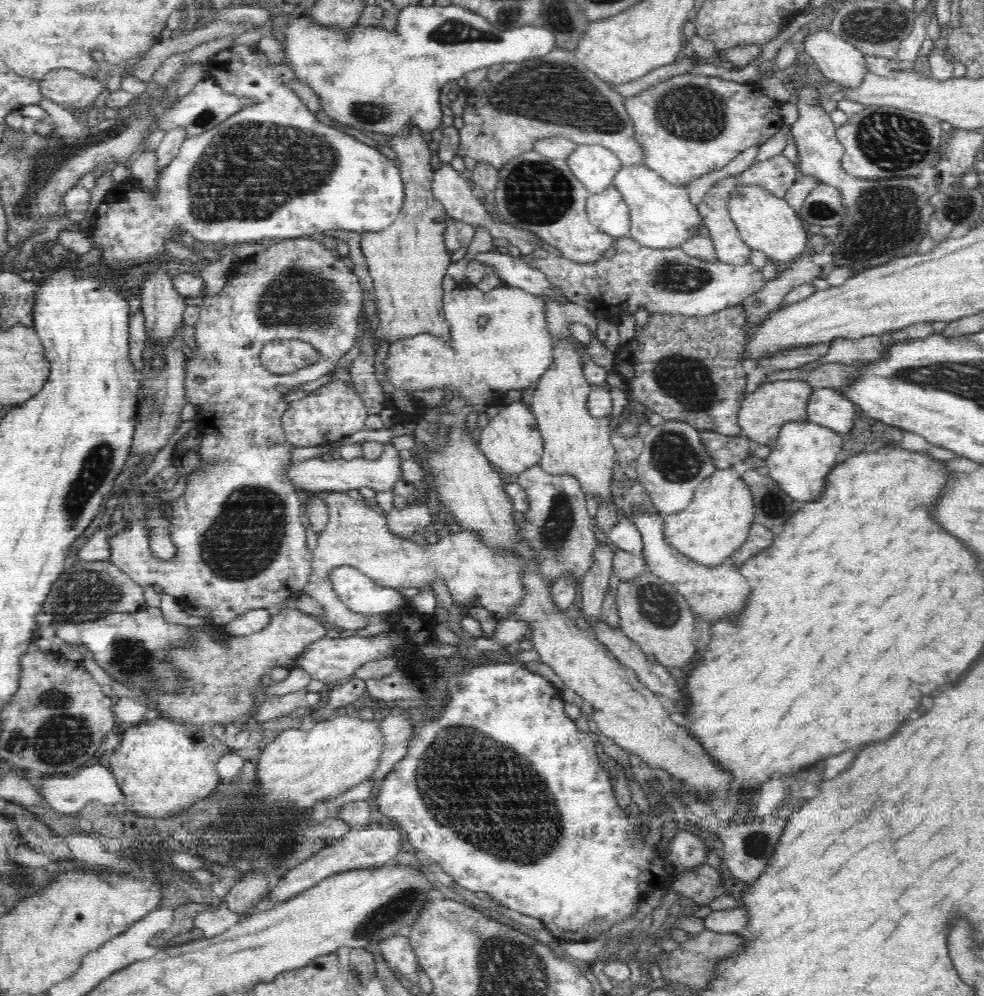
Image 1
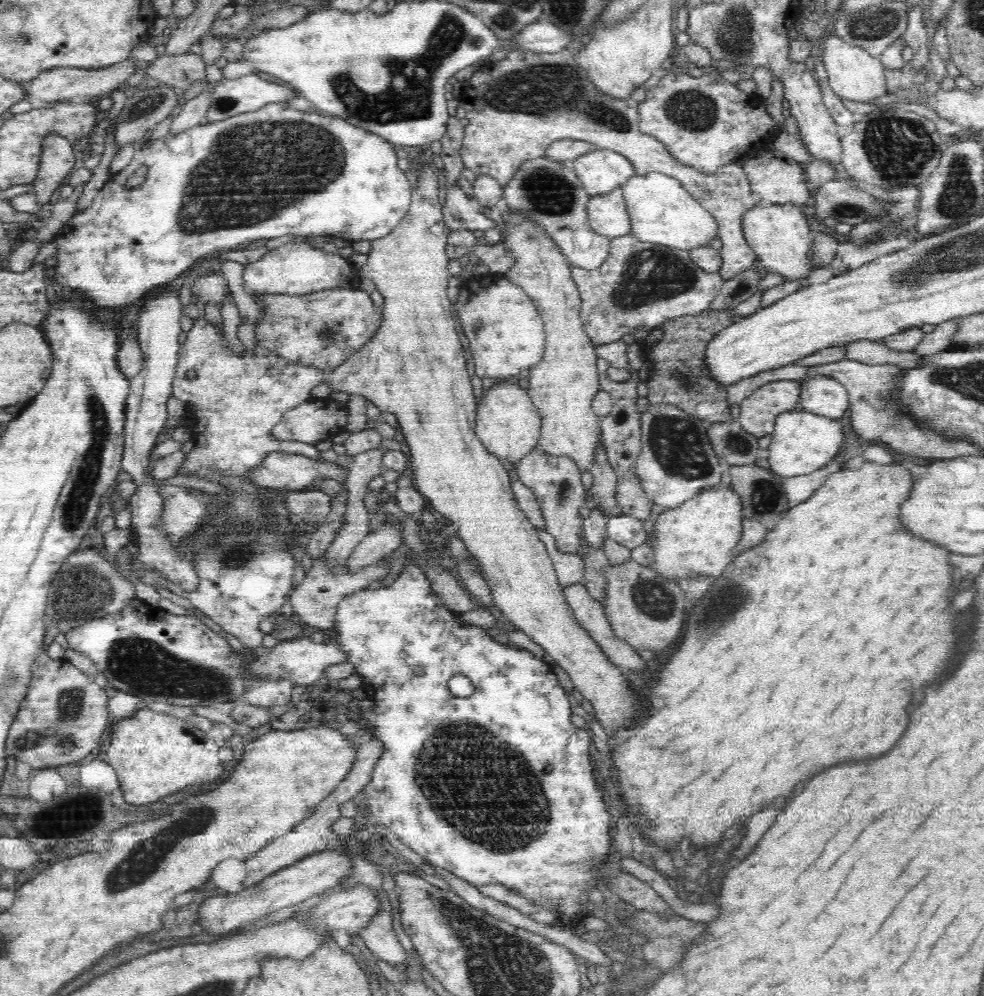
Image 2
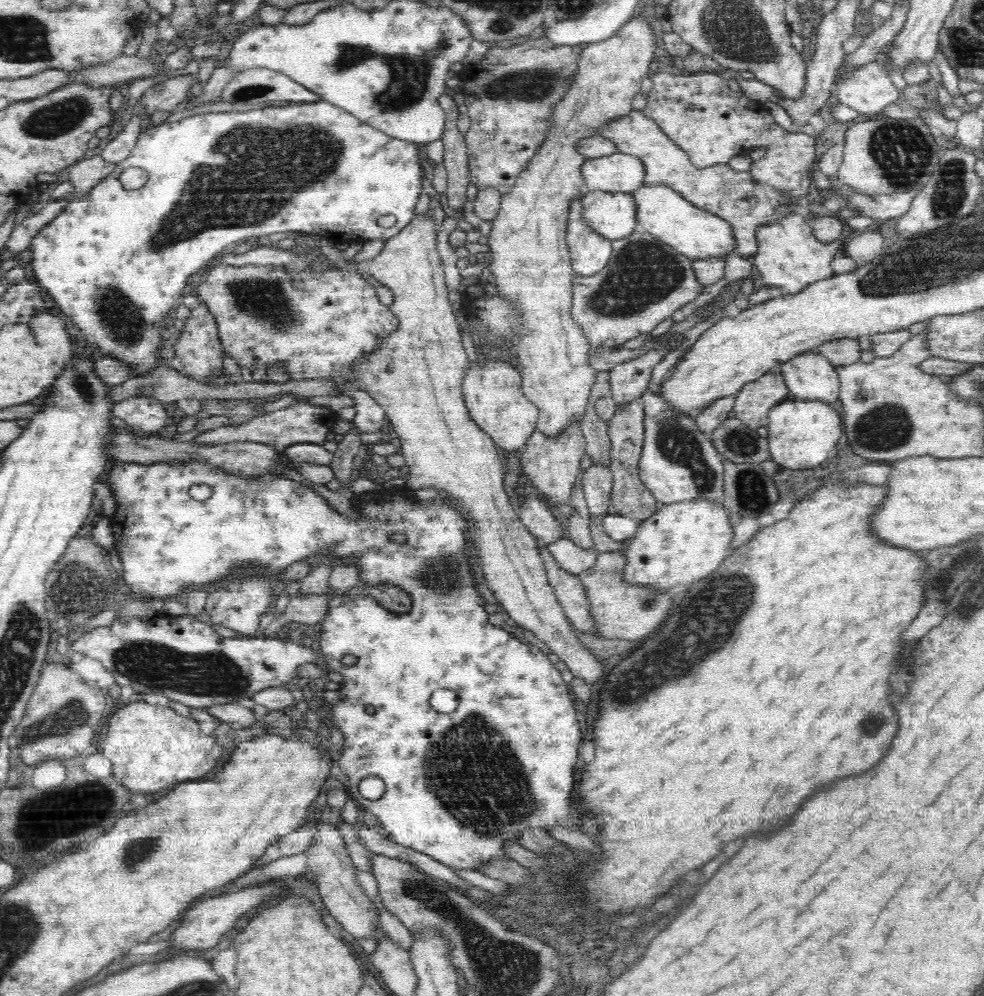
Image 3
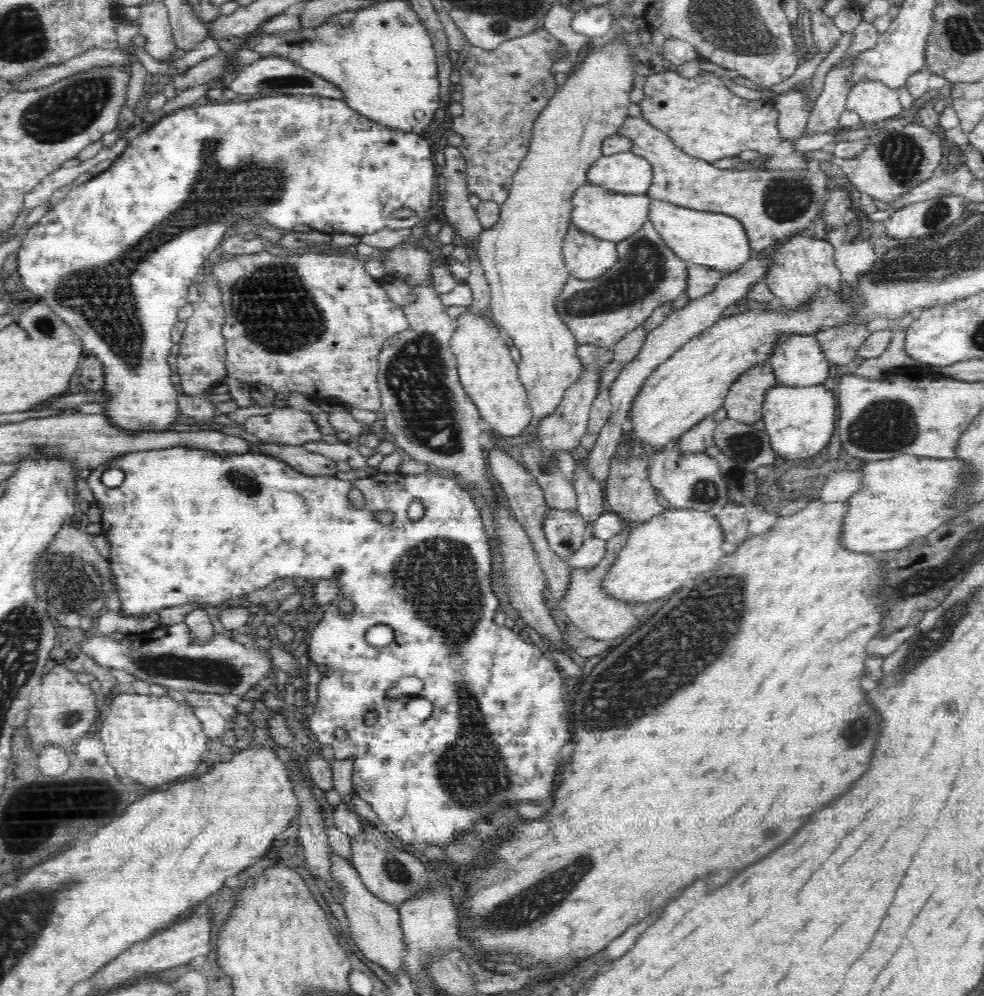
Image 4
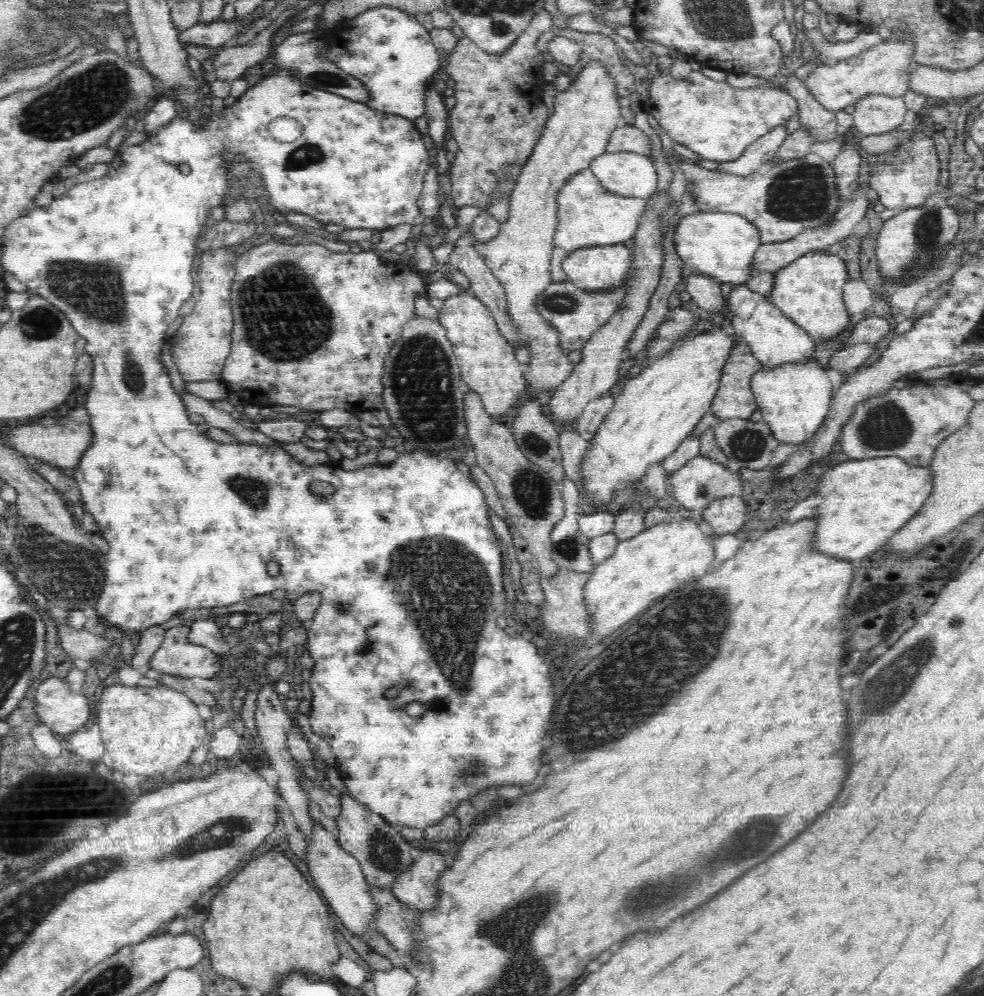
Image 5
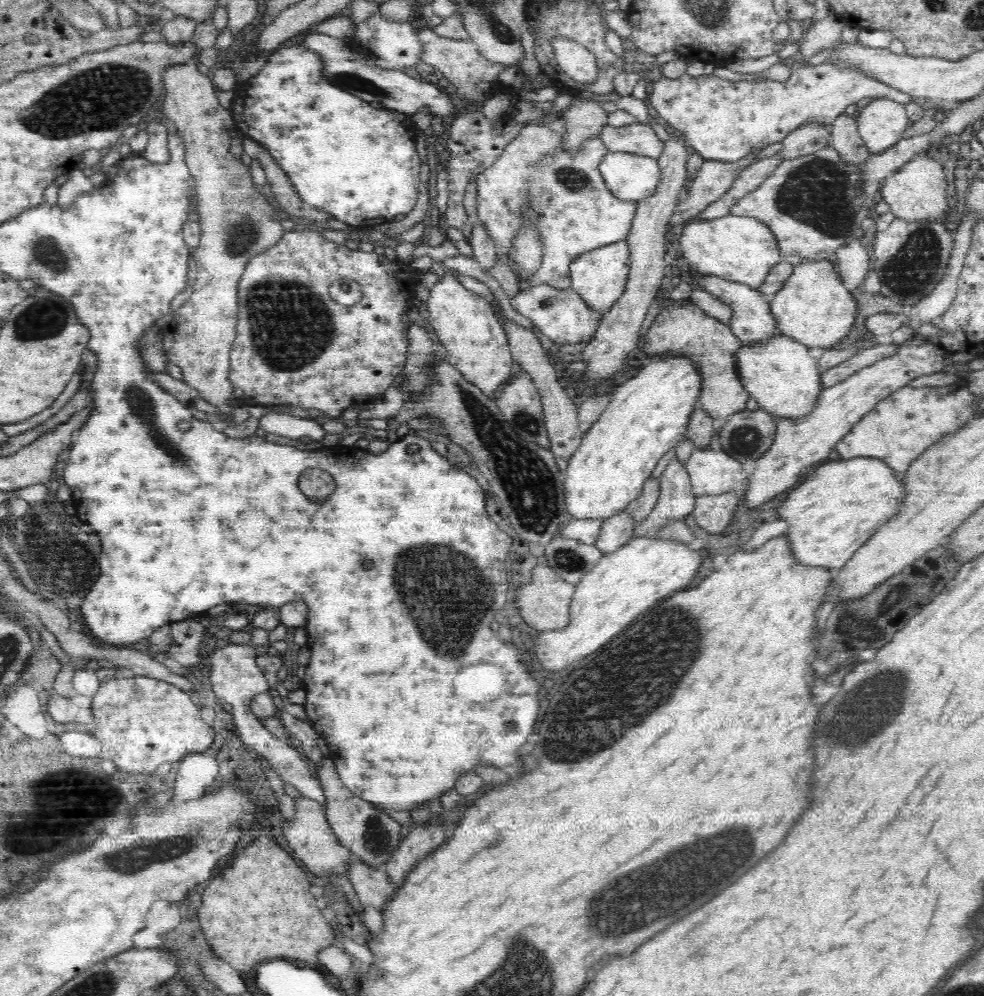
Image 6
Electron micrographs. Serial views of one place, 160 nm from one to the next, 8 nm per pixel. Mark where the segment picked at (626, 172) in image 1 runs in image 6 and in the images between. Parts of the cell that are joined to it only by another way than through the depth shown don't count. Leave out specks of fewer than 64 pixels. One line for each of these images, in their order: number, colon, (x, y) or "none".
2: (661, 211)
3: (696, 233)
4: (715, 240)
5: (723, 245)
6: (741, 249)

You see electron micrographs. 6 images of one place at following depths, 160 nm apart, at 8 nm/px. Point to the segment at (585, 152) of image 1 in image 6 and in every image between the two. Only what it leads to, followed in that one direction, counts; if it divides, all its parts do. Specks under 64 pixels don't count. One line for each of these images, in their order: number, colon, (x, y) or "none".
2: (600, 172)
3: (619, 172)
4: (625, 173)
5: (626, 174)
6: (630, 177)

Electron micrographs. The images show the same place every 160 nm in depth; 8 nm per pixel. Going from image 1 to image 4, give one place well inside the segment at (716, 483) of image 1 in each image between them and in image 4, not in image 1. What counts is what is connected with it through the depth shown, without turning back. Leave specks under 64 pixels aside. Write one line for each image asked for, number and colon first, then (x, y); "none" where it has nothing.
2: (696, 538)
3: (683, 542)
4: (661, 554)

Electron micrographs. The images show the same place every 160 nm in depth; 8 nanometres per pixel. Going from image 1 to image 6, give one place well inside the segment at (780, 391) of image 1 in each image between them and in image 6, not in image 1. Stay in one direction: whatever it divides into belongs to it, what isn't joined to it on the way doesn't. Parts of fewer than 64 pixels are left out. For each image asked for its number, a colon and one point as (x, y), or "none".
2: (758, 412)
3: (752, 404)
4: (743, 403)
5: (734, 399)
6: (687, 330)

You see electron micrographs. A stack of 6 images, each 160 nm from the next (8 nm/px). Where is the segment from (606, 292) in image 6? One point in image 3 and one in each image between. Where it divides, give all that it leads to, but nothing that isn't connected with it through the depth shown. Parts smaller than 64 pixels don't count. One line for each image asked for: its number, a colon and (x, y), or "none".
3: (589, 252)
4: (586, 257)
5: (600, 269)

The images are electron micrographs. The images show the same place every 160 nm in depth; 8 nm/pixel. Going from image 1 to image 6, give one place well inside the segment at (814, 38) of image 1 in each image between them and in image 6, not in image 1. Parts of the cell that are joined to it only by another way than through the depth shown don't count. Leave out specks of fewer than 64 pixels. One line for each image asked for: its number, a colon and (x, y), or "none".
2: (853, 73)
3: (868, 89)
4: (873, 101)
5: (874, 115)
6: (882, 123)

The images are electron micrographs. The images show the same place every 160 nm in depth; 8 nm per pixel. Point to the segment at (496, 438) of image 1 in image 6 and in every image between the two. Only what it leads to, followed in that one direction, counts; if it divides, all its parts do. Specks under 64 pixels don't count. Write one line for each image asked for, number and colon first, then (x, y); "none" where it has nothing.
2: (508, 424)
3: (495, 399)
4: (489, 376)
5: (487, 363)
6: (476, 344)

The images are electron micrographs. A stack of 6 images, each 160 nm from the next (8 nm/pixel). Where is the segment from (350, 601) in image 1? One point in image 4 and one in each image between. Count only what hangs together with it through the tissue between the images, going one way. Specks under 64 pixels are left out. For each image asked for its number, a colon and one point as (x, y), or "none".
2: (545, 829)
3: (515, 736)
4: (187, 525)

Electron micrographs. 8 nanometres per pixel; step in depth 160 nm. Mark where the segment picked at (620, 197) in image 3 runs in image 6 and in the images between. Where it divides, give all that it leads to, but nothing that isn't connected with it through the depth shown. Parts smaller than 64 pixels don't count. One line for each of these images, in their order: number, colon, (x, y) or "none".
4: (609, 216)
5: (588, 215)
6: (562, 192)

